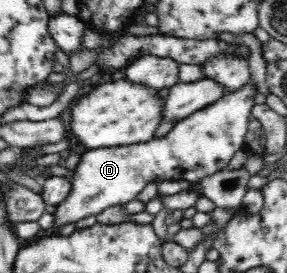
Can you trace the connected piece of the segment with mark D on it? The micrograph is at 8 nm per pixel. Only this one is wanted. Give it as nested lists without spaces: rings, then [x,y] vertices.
[[[247,85],[222,96],[216,103],[189,115],[179,121],[172,131],[147,143],[127,145],[127,147],[105,147],[105,149],[87,150],[80,159],[69,179],[71,191],[56,207],[53,226],[38,236],[59,234],[60,229],[68,224],[75,224],[85,217],[103,213],[109,207],[123,206],[137,197],[149,181],[199,182],[205,175],[226,169],[233,155],[246,147],[244,145],[249,116],[255,106],[256,85]]]

